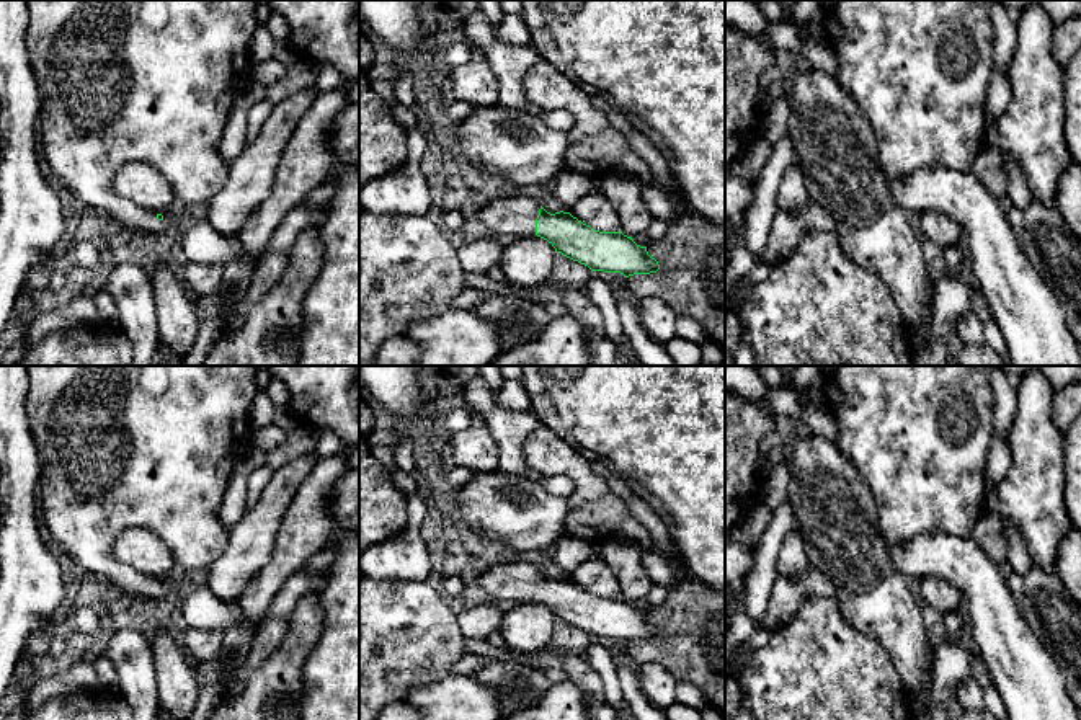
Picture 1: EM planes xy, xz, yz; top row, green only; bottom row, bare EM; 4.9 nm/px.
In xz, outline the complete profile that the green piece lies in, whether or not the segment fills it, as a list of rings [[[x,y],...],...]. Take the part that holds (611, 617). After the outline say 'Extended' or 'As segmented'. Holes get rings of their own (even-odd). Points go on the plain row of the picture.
[[[496,563],[480,575],[480,586],[495,599],[537,601],[557,619],[588,632],[591,637],[621,638],[625,643],[650,640],[660,630],[622,598],[599,598],[570,578],[547,578],[529,563]]]. Extended

